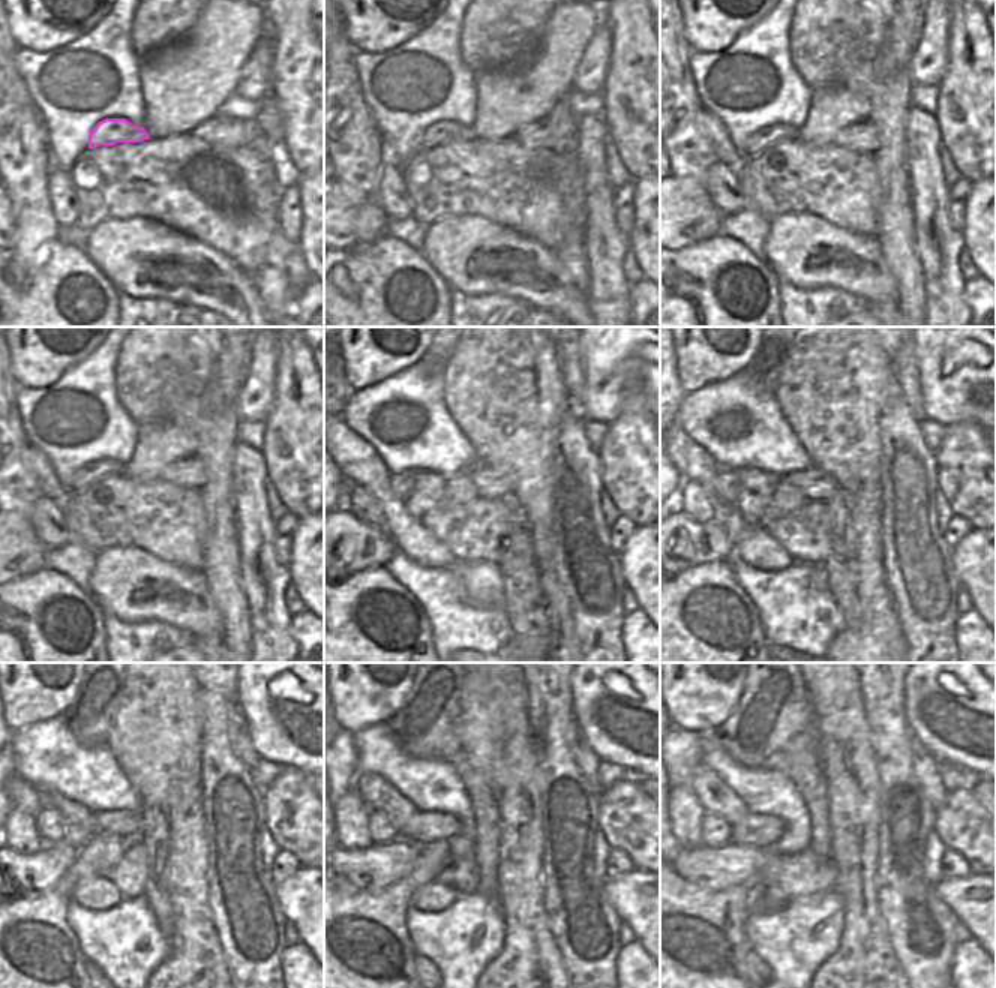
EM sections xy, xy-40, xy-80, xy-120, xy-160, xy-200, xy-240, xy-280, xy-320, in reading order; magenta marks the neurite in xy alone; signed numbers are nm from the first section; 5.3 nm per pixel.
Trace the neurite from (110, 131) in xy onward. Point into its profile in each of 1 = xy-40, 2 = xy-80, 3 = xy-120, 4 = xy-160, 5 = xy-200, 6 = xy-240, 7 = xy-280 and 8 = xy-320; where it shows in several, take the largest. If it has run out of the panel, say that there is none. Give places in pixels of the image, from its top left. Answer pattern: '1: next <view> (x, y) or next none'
1: next xy-40 (443, 132)
2: next xy-80 (770, 135)
3: next xy-120 (89, 474)
4: next xy-160 (401, 485)
5: next xy-200 (726, 486)
6: next xy-240 (50, 825)
7: next xy-280 (381, 828)
8: next xy-320 (714, 831)

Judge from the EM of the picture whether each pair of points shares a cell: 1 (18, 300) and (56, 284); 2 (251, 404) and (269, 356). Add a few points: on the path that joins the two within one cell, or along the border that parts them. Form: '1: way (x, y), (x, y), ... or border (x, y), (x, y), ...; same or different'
1: way (27, 300), (39, 300), (47, 293); same
2: way (260, 395), (263, 368); same

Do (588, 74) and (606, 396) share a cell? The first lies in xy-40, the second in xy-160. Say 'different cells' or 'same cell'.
same cell

